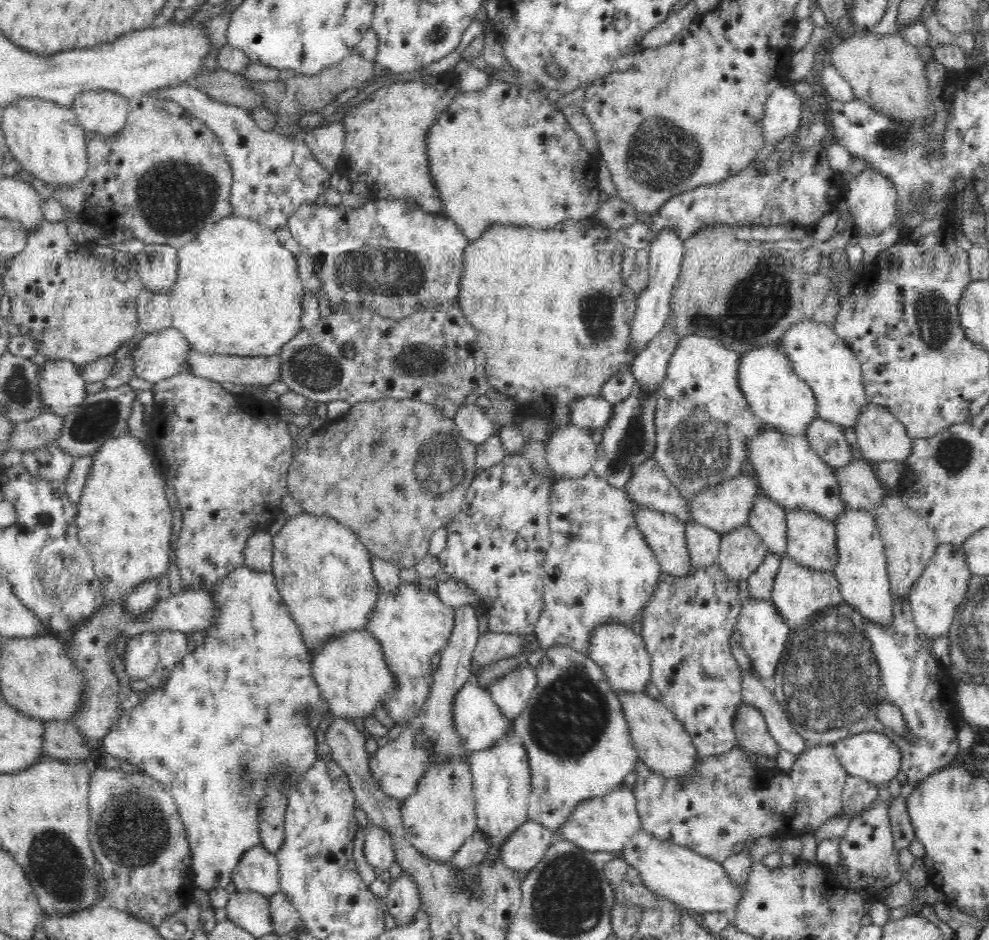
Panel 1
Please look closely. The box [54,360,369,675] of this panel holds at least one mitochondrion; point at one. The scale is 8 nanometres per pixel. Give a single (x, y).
(95, 420)

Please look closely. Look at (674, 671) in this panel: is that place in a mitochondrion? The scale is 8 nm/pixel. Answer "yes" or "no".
no

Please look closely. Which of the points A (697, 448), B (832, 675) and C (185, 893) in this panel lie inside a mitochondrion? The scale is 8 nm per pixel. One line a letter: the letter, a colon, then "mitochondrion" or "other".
A: mitochondrion
B: mitochondrion
C: other

